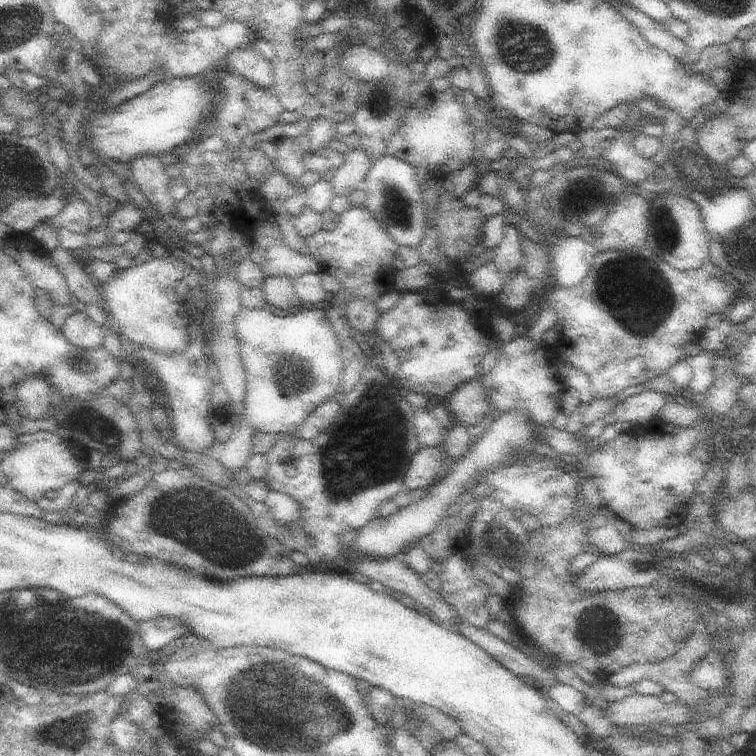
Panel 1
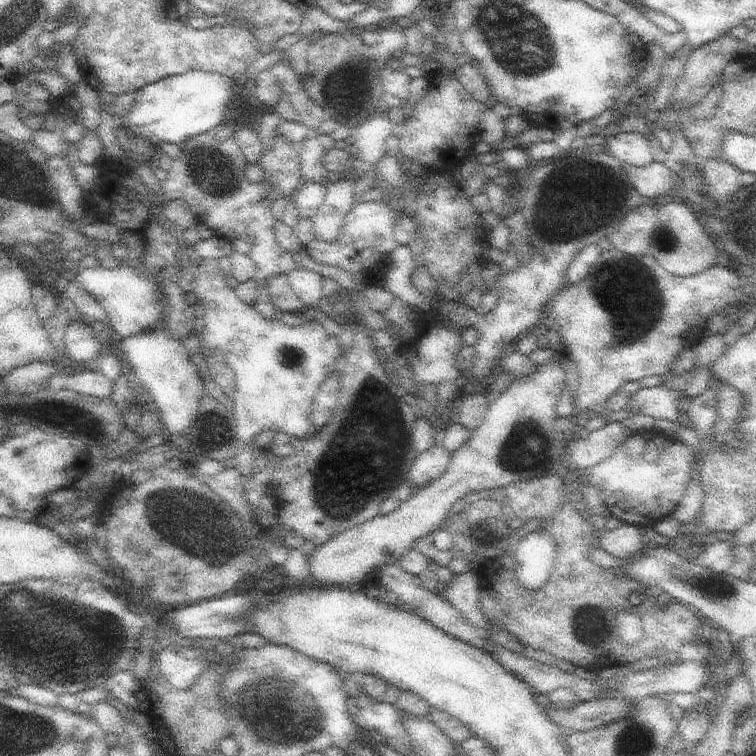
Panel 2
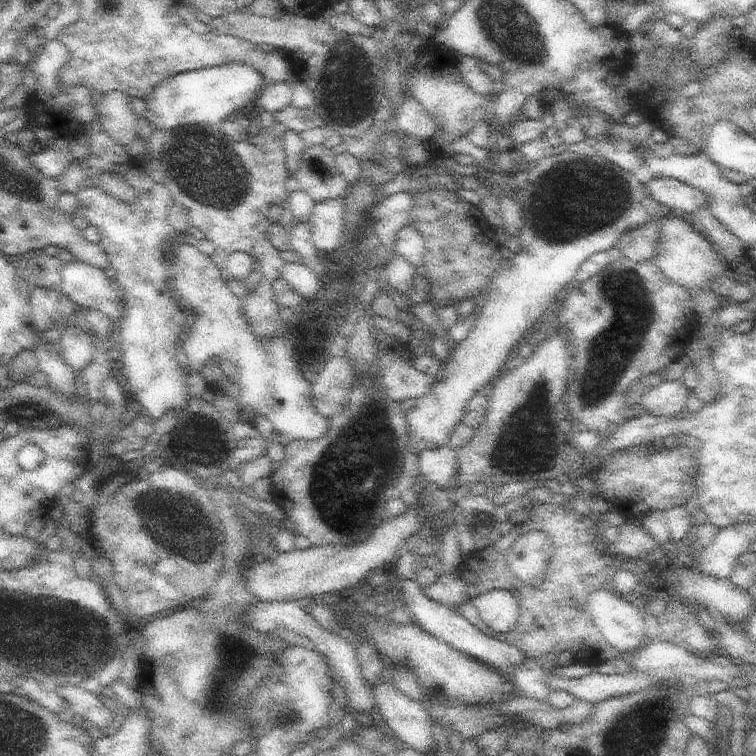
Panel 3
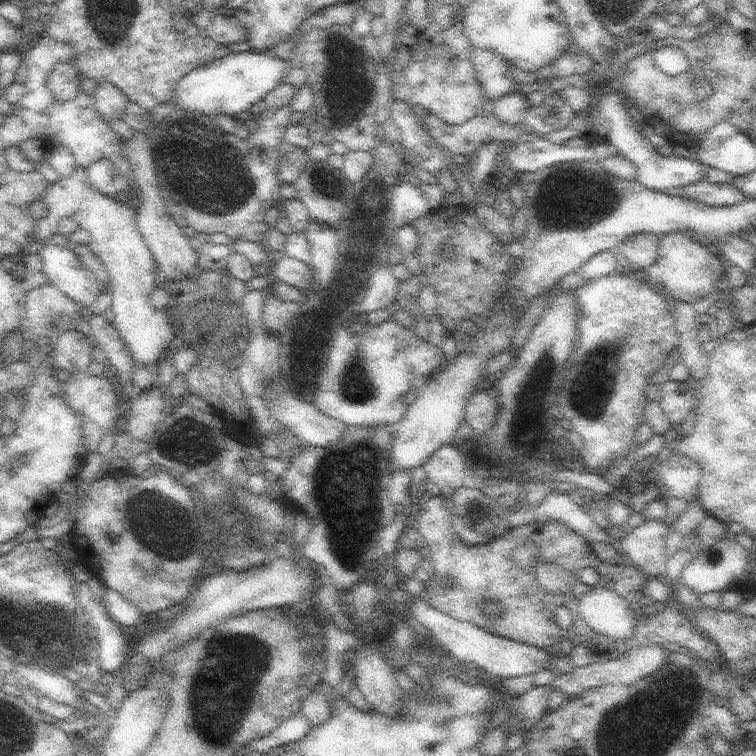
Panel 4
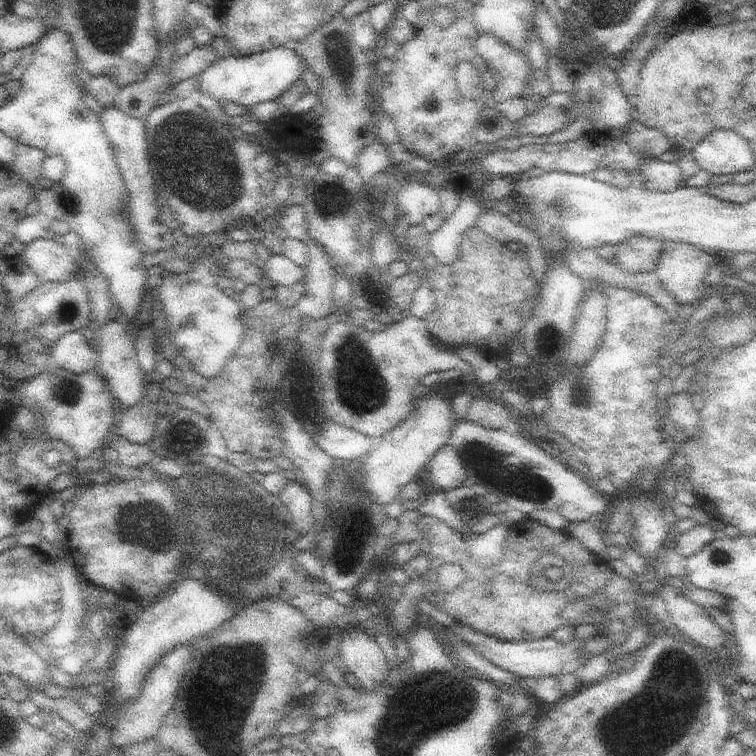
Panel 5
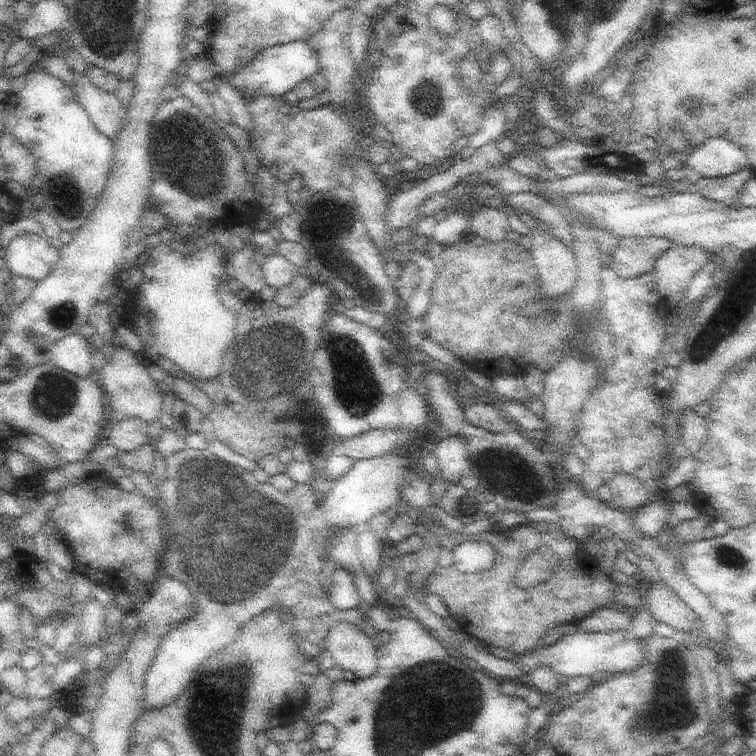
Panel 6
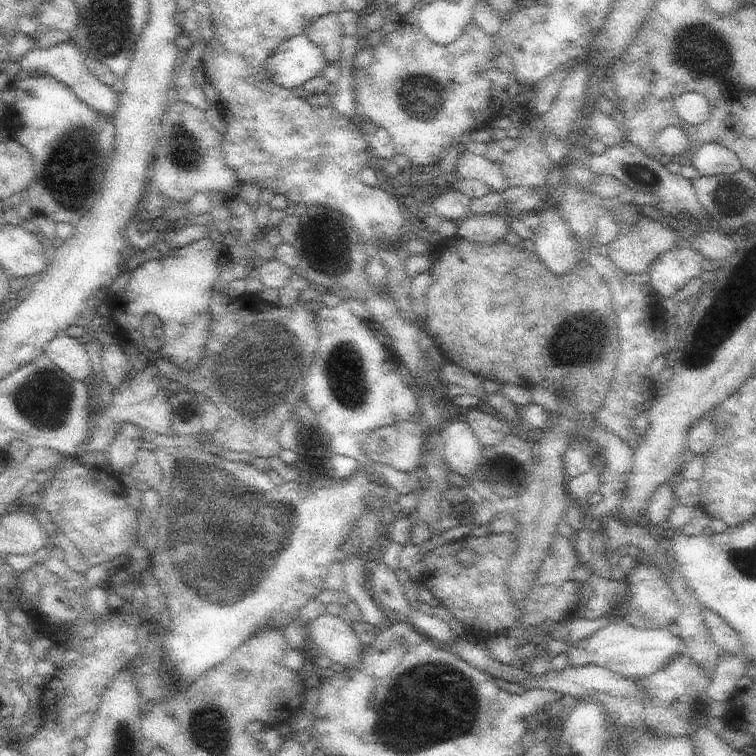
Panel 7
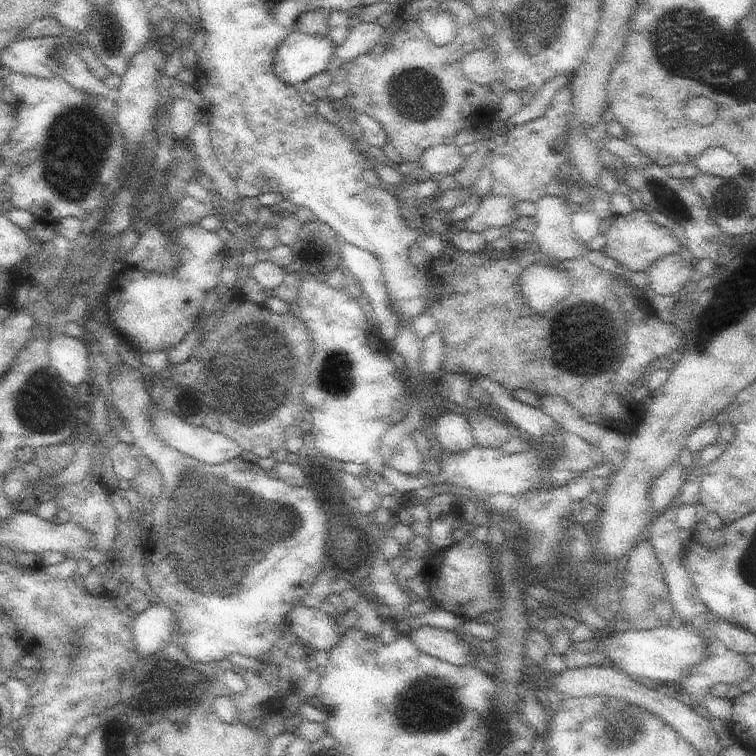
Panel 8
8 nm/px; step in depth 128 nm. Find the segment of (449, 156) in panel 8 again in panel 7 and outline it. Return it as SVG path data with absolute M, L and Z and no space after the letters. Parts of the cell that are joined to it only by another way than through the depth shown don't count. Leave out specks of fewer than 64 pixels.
M465 148L456 165L456 172L462 178L480 180L480 182L488 184L492 191L502 194L510 187L508 180L504 180L502 170L498 166L498 162L492 162Z

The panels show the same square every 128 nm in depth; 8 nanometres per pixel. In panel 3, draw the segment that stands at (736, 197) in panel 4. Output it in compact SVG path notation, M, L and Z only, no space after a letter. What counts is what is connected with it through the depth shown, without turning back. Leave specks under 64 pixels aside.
M672 176L653 177L644 182L644 186L650 196L667 211L696 212L698 208L707 208L706 196L702 190L696 190Z

